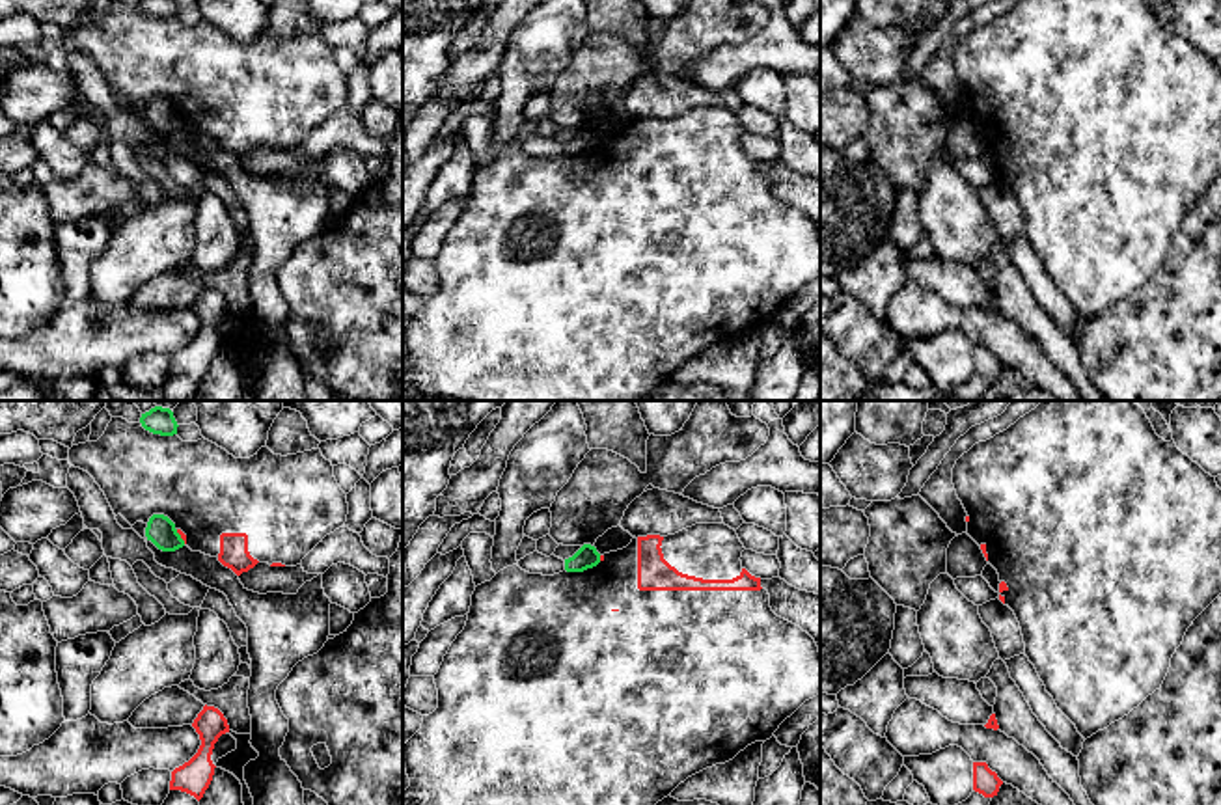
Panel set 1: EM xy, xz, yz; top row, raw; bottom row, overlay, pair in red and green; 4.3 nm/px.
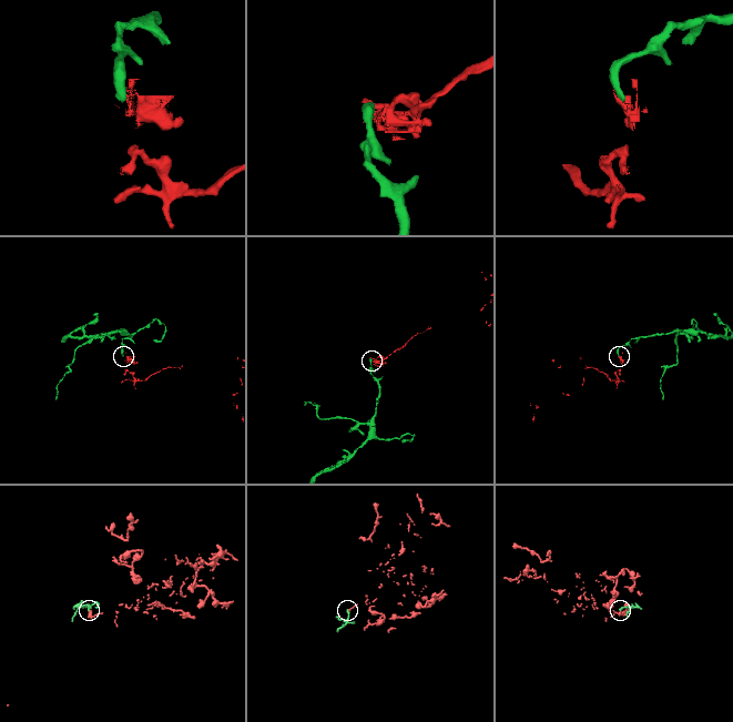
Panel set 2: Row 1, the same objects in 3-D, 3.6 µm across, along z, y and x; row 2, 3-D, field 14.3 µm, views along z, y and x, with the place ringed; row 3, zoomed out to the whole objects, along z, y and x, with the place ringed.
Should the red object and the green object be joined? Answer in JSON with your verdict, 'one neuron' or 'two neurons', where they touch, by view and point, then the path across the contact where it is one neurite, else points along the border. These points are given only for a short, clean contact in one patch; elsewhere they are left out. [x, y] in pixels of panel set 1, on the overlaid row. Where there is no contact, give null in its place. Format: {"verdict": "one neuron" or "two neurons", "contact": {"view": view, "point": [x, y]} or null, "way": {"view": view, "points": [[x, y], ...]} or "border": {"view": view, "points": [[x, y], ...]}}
{"verdict": "two neurons", "contact": {"view": "xy", "point": [181, 537]}, "border": {"view": "xy", "points": [[176, 530], [185, 543]]}}

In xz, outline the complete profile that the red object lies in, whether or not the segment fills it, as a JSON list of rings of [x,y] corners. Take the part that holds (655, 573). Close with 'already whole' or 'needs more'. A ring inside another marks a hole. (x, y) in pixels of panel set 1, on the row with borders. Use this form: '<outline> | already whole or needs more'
[[[695,524],[675,535],[660,537],[634,537],[632,542],[617,552],[600,555],[600,563],[583,572],[559,572],[554,576],[529,574],[518,565],[500,570],[490,581],[475,587],[472,594],[472,606],[464,630],[451,643],[444,662],[434,675],[434,684],[438,689],[438,708],[423,716],[421,729],[403,744],[403,768],[410,779],[410,786],[403,792],[403,805],[656,805],[667,798],[680,783],[688,777],[712,768],[716,764],[725,764],[733,760],[740,751],[755,742],[766,742],[774,736],[779,725],[790,717],[805,701],[820,695],[820,650],[815,639],[803,632],[800,626],[777,617],[770,607],[770,594],[761,587],[761,578],[751,576],[742,566],[744,544],[740,542],[734,529],[721,524]]] | needs more

